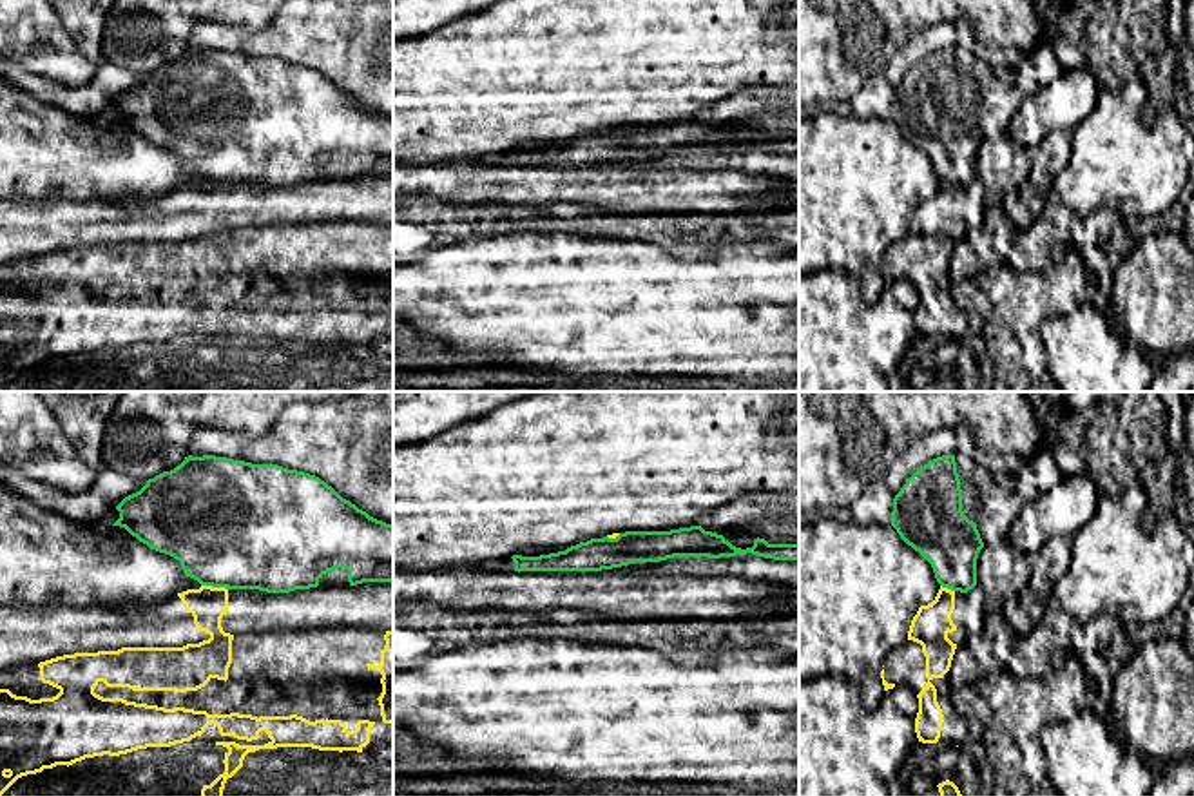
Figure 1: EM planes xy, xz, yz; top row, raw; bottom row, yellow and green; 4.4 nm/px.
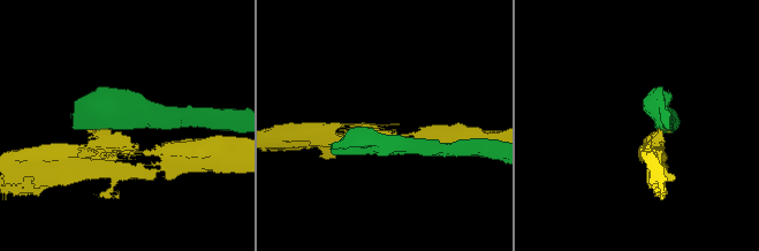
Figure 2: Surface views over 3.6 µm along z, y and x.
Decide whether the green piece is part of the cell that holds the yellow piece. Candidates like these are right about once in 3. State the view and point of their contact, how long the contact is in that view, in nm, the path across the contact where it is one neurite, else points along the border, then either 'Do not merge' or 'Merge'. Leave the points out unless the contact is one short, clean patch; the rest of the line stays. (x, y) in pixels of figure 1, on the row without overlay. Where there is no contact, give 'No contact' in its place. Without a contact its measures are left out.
Touches yellow at xy (214, 182). Shared border 120 nm. Boundary: xy (202, 178), (227, 184). Do not merge

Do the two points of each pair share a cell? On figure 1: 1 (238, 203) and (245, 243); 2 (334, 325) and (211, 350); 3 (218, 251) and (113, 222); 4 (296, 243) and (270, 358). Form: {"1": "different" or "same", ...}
{"1": "different", "2": "different", "3": "different", "4": "different"}

